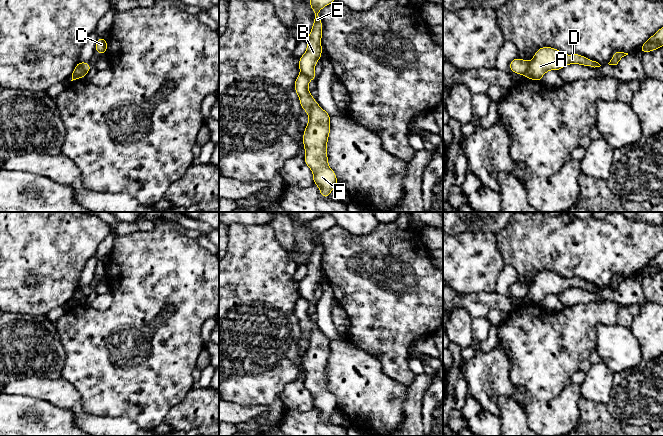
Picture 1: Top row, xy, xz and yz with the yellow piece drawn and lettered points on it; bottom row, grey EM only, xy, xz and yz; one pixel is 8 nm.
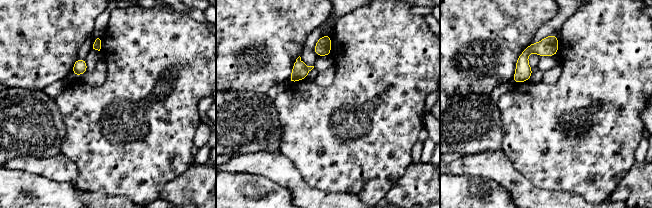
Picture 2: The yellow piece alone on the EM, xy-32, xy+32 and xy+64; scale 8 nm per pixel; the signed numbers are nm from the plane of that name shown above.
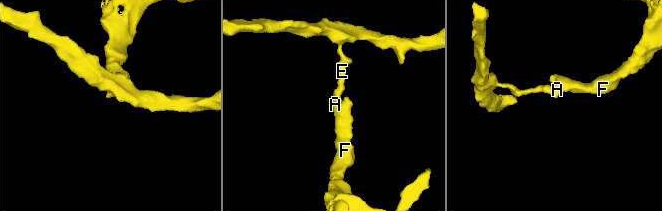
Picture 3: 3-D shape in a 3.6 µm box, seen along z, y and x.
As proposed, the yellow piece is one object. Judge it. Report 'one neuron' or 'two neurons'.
two neurons

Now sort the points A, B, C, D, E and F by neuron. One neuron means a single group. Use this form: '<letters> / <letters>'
A C D F / B E

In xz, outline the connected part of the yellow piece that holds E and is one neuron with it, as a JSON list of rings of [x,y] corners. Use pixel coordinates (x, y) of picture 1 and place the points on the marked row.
[[[309,0],[310,7],[314,10],[314,24],[308,36],[307,50],[299,59],[299,69],[309,79],[316,80],[314,67],[322,55],[322,22],[318,16],[318,12],[325,6],[335,2],[336,0]]]

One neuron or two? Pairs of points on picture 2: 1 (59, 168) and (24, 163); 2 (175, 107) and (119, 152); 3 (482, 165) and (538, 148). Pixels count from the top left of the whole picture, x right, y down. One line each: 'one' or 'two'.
1: one
2: one
3: two

